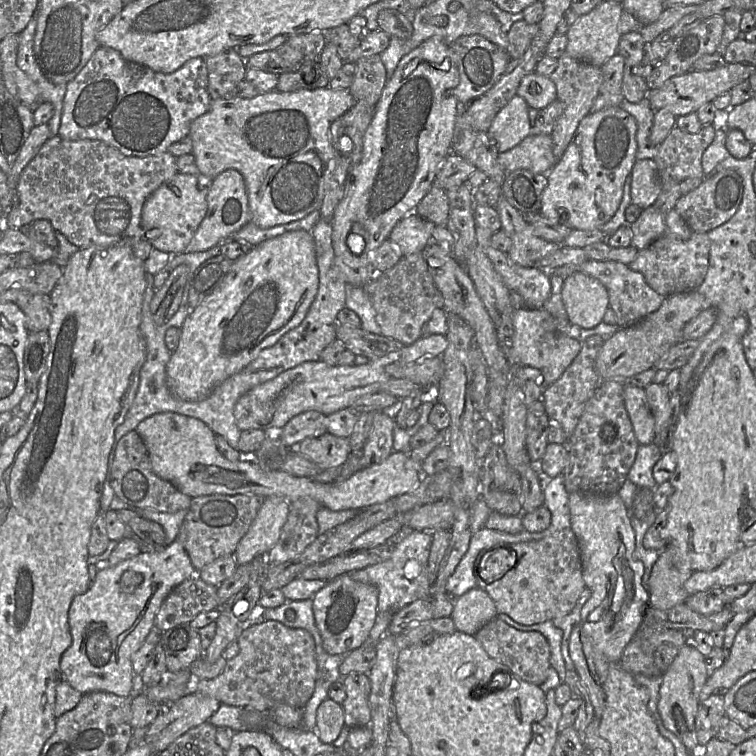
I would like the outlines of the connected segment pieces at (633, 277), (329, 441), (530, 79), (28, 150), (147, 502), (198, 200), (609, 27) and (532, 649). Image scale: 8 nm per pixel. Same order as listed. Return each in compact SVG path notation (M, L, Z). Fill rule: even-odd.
M588 259L579 265L566 265L548 272L557 274L563 279L575 272L581 272L599 280L608 292L609 307L616 314L616 325L618 327L631 326L647 315L657 311L665 298L648 285L641 273L617 261L595 261Z
M326 431L319 437L305 438L296 446L296 451L318 465L321 470L326 470L341 467L352 449L348 438Z
M531 72L520 81L517 95L522 97L529 107L541 110L557 99L557 90L549 77Z
M48 124L34 126L24 142L14 164L7 175L9 193L15 192L18 180L24 168L37 155L43 144L51 138Z
M135 430L128 432L118 441L110 477L116 497L130 508L150 508L158 512L173 513L190 507L191 497L154 473L147 447Z
M178 172L147 198L142 208L141 226L144 232L155 228L160 230L160 236L150 240L154 249L171 256L185 251L207 213L209 185L210 180L204 177Z
M602 1L589 13L580 15L566 33L568 38L566 54L576 60L601 67L618 53L618 44L621 37L618 31L618 23L623 11L621 3Z
M495 617L475 635L486 653L506 665L521 680L540 686L545 682L550 666L550 647L547 639L539 632L517 630Z

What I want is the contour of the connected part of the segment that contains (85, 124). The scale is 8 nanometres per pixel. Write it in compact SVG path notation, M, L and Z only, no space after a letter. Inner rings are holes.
M99 47L66 88L58 136L70 141L100 140L130 157L143 158L168 152L173 143L189 135L191 123L204 115L211 105L207 67L202 57L187 61L173 73L163 74L125 60L112 48Z

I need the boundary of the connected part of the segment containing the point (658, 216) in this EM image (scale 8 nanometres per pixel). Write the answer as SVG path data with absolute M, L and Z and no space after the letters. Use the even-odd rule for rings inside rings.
M653 205L642 209L639 218L630 227L633 232L631 246L642 250L666 233L666 215Z

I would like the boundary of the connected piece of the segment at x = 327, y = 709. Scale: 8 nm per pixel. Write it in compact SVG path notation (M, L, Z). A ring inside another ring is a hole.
M327 698L317 709L316 726L313 731L323 743L332 744L344 727L344 710L342 705Z

